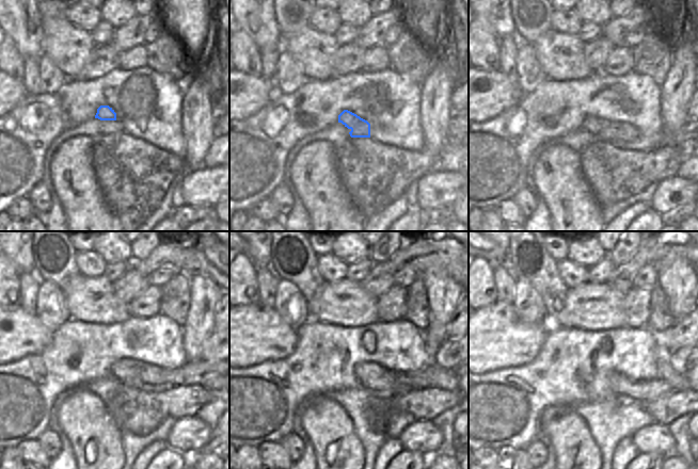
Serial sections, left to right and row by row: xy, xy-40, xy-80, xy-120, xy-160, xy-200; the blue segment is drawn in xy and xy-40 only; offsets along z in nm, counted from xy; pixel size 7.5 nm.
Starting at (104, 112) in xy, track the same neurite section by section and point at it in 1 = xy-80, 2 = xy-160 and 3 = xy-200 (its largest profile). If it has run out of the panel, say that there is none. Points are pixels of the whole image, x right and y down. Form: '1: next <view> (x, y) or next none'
1: next xy-80 (606, 130)
2: next xy-160 (370, 375)
3: next xy-200 (639, 390)

